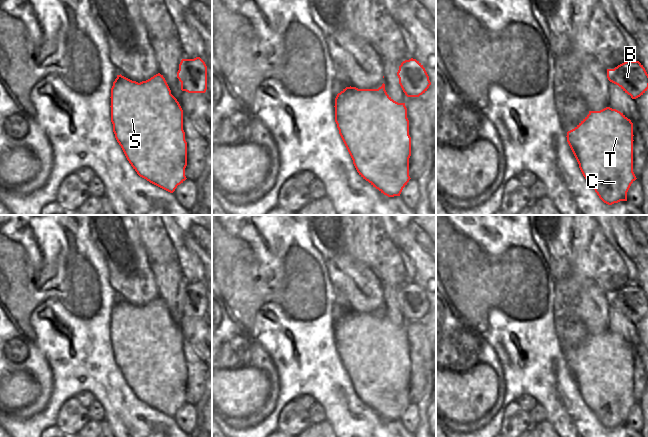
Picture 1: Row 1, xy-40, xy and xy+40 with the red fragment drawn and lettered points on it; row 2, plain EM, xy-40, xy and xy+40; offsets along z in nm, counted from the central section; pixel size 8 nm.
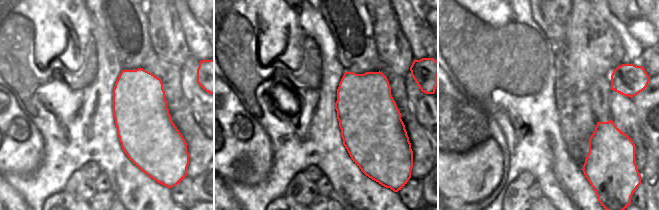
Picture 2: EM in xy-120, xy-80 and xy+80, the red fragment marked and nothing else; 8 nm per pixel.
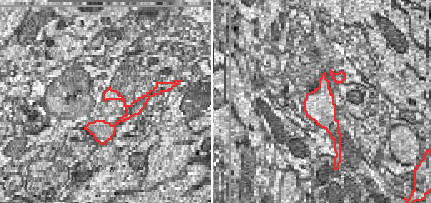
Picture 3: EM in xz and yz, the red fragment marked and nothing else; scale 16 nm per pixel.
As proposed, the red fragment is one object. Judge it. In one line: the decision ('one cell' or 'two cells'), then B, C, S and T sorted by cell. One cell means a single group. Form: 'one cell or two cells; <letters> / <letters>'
one cell; B C S T

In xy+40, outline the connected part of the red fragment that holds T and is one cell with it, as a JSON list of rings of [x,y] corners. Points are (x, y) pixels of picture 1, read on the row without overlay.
[[[606,331],[589,338],[567,356],[567,366],[579,392],[599,422],[612,429],[627,425],[627,416],[637,403],[633,396],[633,347],[623,337]]]

